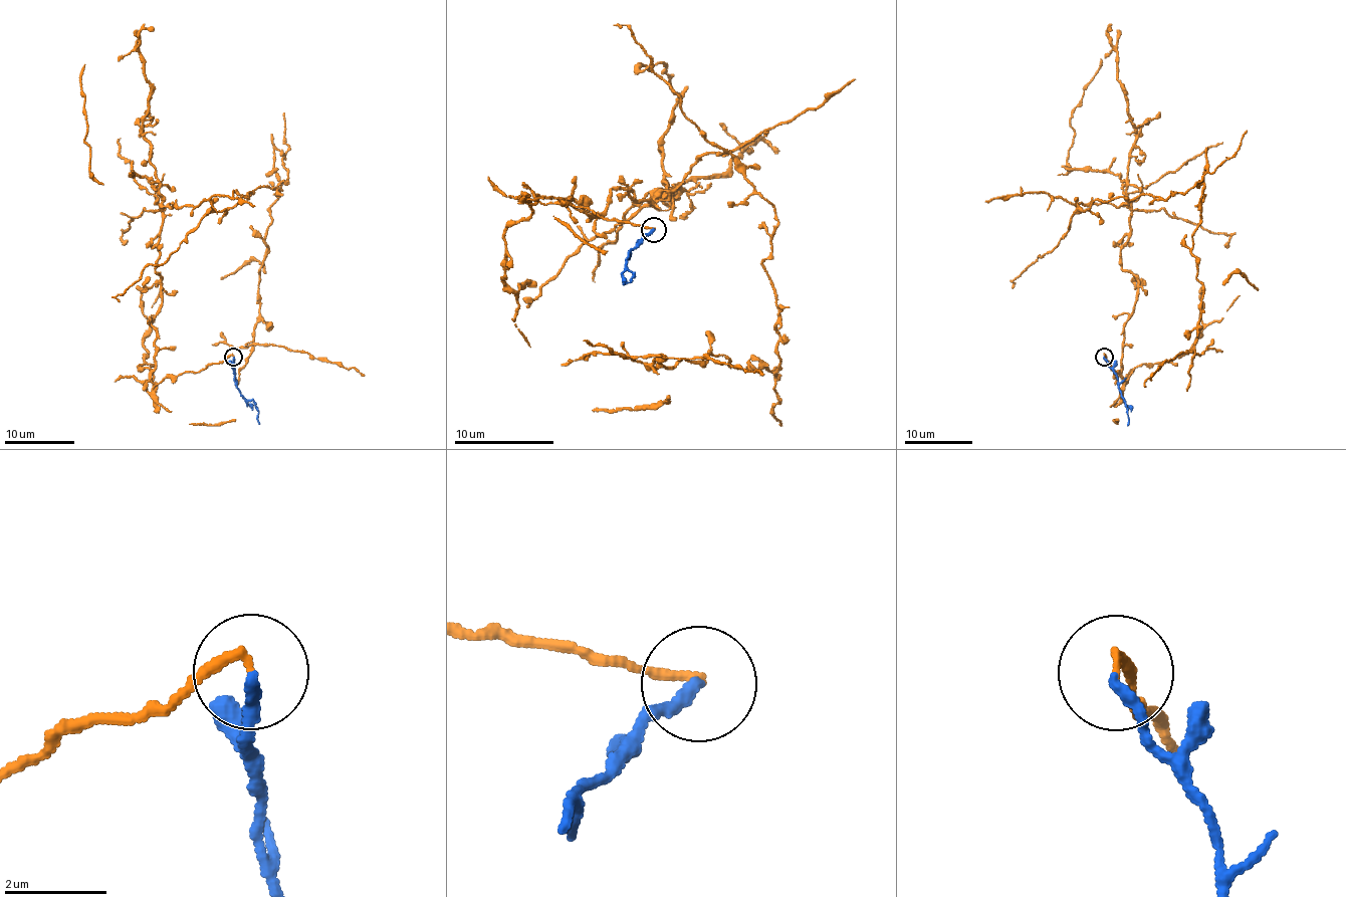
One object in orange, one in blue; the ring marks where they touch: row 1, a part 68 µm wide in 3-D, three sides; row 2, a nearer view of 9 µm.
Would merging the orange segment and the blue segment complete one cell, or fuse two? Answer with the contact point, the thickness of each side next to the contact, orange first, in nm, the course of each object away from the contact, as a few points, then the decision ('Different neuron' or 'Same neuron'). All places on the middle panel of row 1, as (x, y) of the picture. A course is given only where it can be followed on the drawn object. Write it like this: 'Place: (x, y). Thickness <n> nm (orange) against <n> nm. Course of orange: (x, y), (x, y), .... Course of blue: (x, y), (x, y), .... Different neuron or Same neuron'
Place: (654, 229). Thickness 170 nm (orange) against 200 nm. Course of orange: (653, 230), (534, 196), (601, 215), (734, 151), (774, 206), (778, 374), (629, 358), (763, 376). Course of blue: (653, 230), (628, 249), (625, 260), (632, 280), (624, 284). Different neuron

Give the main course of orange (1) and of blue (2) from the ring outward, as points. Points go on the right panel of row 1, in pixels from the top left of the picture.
1: (1104, 357), (1122, 376), (1131, 211), (1072, 205), (1165, 200), (1206, 165), (1194, 348), (1145, 387)
2: (1104, 357), (1107, 366), (1117, 378), (1127, 410), (1128, 425)

